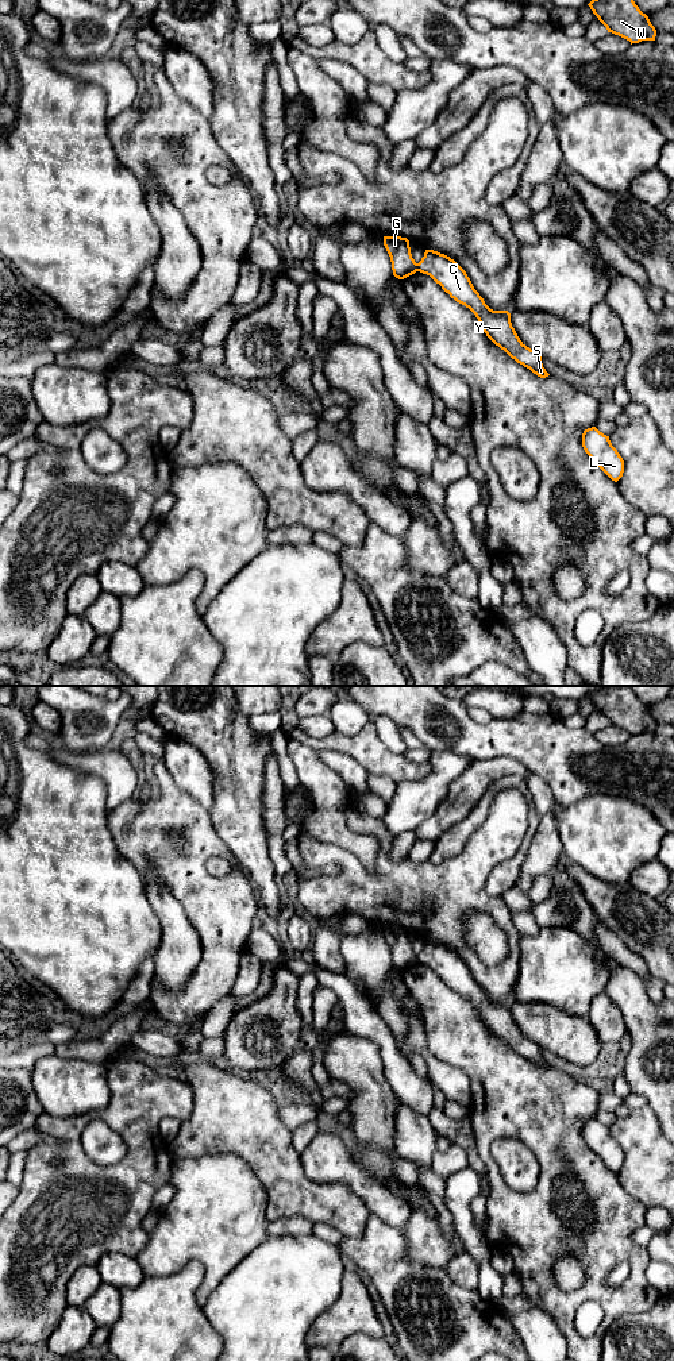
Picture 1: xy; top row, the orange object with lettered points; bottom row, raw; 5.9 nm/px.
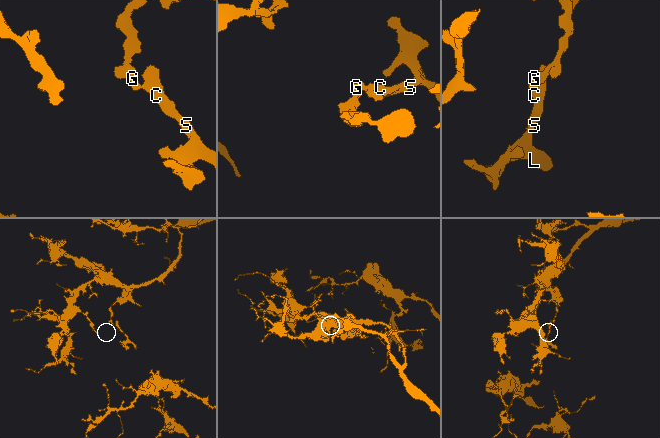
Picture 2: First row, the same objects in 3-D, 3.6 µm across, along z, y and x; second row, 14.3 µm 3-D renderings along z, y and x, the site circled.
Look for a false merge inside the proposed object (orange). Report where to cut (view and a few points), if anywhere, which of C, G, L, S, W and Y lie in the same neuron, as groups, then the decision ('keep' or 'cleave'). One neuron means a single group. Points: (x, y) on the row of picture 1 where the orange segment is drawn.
cut in xy along (416, 263), (418, 270); C L S Y / G W; cleave

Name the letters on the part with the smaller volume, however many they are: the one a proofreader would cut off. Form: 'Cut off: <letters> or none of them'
Cut off: C, L, S, Y

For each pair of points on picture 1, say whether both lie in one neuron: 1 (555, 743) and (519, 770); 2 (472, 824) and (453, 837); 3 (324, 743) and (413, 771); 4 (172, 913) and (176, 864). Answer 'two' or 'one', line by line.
1: two
2: one
3: one
4: two

